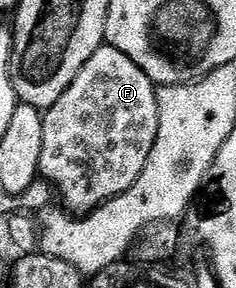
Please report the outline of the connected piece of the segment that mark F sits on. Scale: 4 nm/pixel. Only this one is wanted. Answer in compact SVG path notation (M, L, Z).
M104 45L97 49L97 53L93 53L93 57L89 57L89 61L83 66L81 73L77 73L73 85L69 85L69 89L65 89L65 93L61 93L59 100L51 107L46 108L43 124L45 125L45 145L41 149L40 176L55 187L58 198L60 200L64 199L62 202L65 204L66 210L72 213L96 211L102 203L107 203L113 197L125 193L125 189L132 187L137 181L137 177L141 177L141 173L145 173L159 132L159 93L157 85L129 56L118 51L116 47Z

